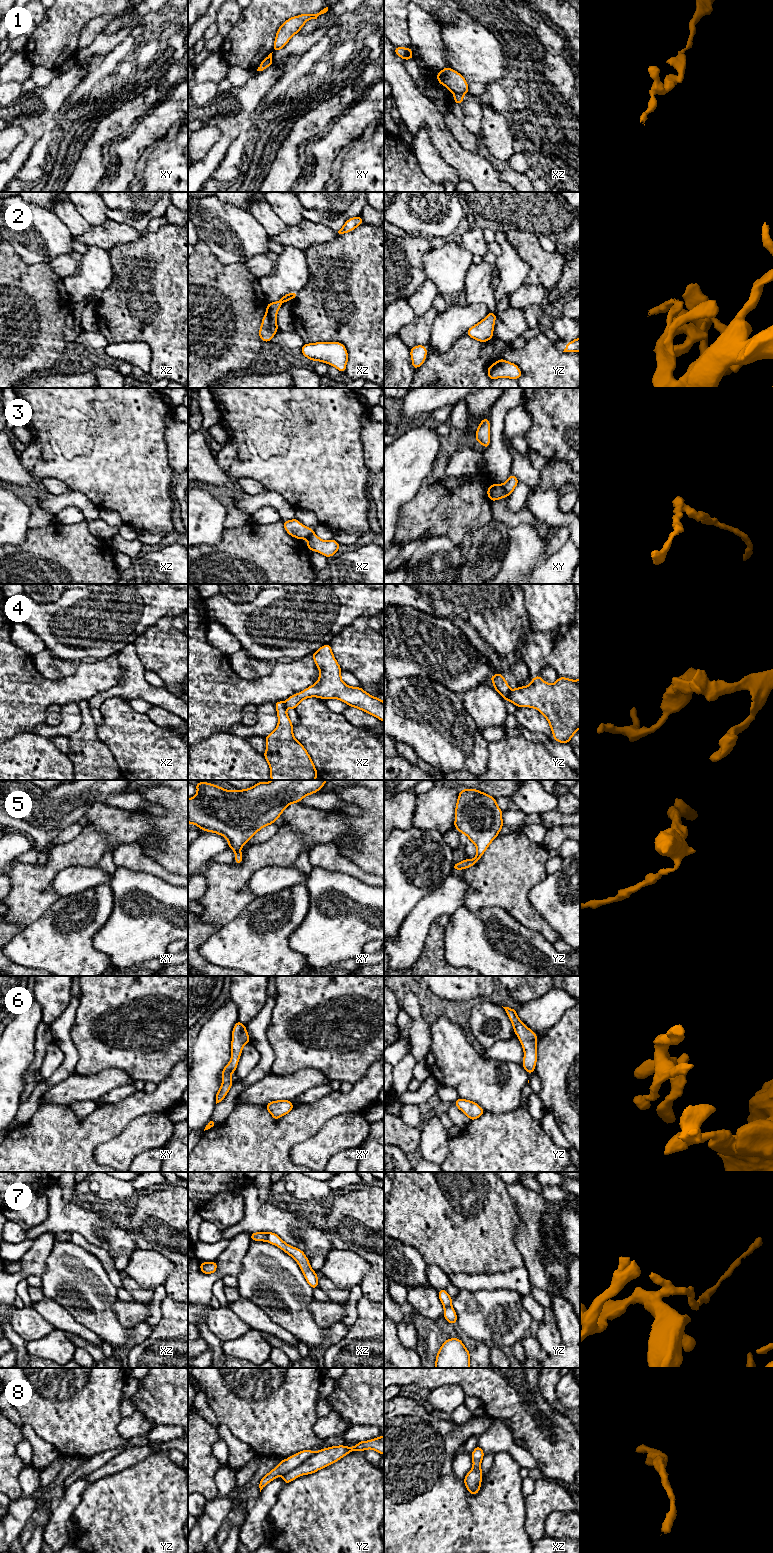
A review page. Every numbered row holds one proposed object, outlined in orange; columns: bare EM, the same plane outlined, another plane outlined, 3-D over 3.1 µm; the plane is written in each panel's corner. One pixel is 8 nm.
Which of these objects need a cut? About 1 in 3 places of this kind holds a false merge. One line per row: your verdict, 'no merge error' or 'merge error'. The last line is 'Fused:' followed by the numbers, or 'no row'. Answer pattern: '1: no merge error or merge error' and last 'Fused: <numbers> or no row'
1: merge error
2: merge error
3: merge error
4: merge error
5: no merge error
6: no merge error
7: merge error
8: merge error
Fused: 1, 2, 3, 4, 7, 8

